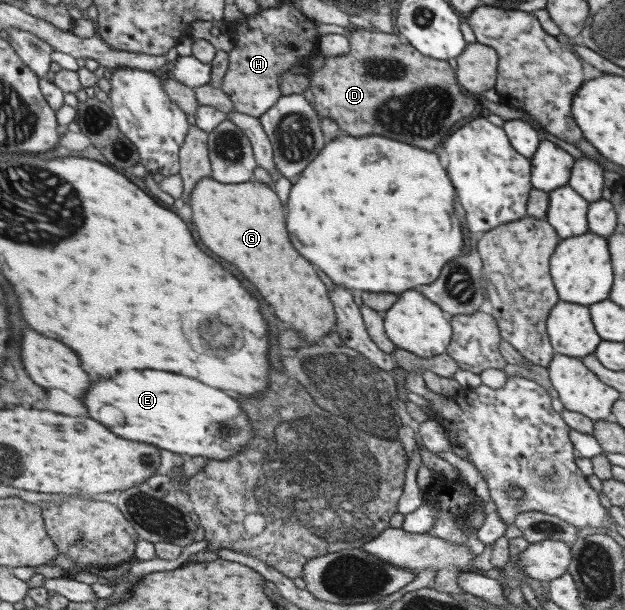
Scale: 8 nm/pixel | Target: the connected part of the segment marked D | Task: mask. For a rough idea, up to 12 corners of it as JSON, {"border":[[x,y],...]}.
{"border":[[349,29],[306,76],[349,136],[431,151],[479,105],[446,60]]}

